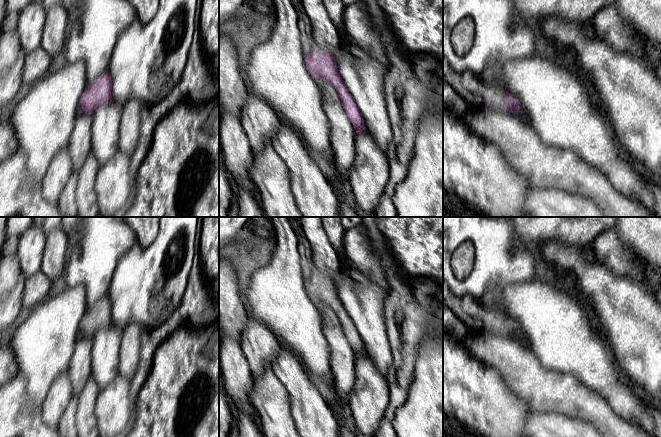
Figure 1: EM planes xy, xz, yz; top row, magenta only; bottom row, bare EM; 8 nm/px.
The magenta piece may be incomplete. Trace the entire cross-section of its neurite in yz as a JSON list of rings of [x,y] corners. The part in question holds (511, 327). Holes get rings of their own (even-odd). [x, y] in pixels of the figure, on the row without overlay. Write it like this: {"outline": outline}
{"outline": [[[443,280],[443,303],[451,309],[475,333],[491,332],[499,336],[517,338],[518,324],[503,312],[490,310],[480,305],[471,296],[457,296]]]}

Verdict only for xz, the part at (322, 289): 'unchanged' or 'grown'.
grown

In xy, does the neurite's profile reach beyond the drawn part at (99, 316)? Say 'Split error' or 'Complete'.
Complete

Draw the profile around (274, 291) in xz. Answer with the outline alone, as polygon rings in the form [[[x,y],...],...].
[[[290,217],[266,218],[270,221],[273,230],[271,247],[266,257],[249,269],[244,279],[243,297],[250,316],[271,330],[282,345],[289,348],[300,359],[308,373],[321,379],[328,379],[330,376],[330,348],[323,333],[322,315],[318,302],[306,292],[298,251],[298,237],[290,224]]]

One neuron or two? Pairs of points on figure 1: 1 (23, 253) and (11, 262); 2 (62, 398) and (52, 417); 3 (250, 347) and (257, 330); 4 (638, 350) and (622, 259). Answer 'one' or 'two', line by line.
1: two
2: one
3: one
4: two

